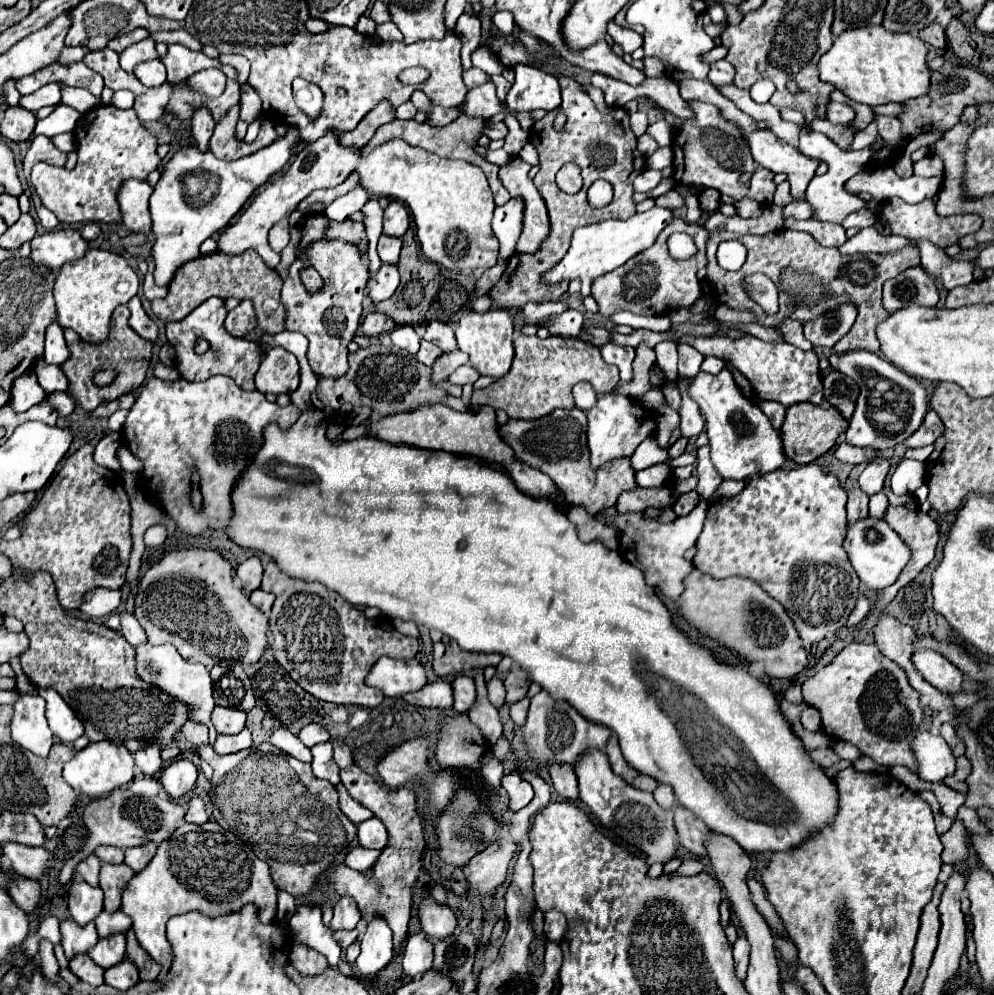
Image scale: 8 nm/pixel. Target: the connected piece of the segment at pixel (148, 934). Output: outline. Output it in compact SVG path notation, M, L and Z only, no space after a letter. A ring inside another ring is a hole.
M215 821L203 825L183 823L159 845L153 861L127 883L121 911L133 919L133 931L141 947L163 969L169 969L173 951L165 927L173 915L195 909L207 917L219 917L253 903L259 921L271 923L277 917L277 893L279 889L275 889L267 863L231 831L225 831Z

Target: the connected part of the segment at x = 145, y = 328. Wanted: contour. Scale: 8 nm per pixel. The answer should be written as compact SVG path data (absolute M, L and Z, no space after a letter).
M133 297L129 303L129 309L131 309L131 317L129 317L129 325L143 337L143 339L149 339L151 342L155 342L158 337L158 327L143 311L143 307L139 305L139 297Z

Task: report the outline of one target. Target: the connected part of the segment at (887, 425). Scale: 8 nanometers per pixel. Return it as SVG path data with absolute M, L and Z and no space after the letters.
M851 351L845 355L831 355L829 363L853 377L859 387L857 409L849 421L849 429L845 433L845 441L857 447L871 447L871 449L889 449L893 441L907 439L915 429L919 429L925 413L927 413L927 389L915 381L913 377L899 371L889 361L881 359L877 353L871 351Z

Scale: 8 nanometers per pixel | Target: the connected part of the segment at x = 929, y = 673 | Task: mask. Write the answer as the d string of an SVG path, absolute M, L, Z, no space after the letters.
M931 649L915 651L913 663L917 671L923 675L923 679L929 681L943 695L953 695L961 691L963 673L953 663L949 663L941 653L931 651Z

